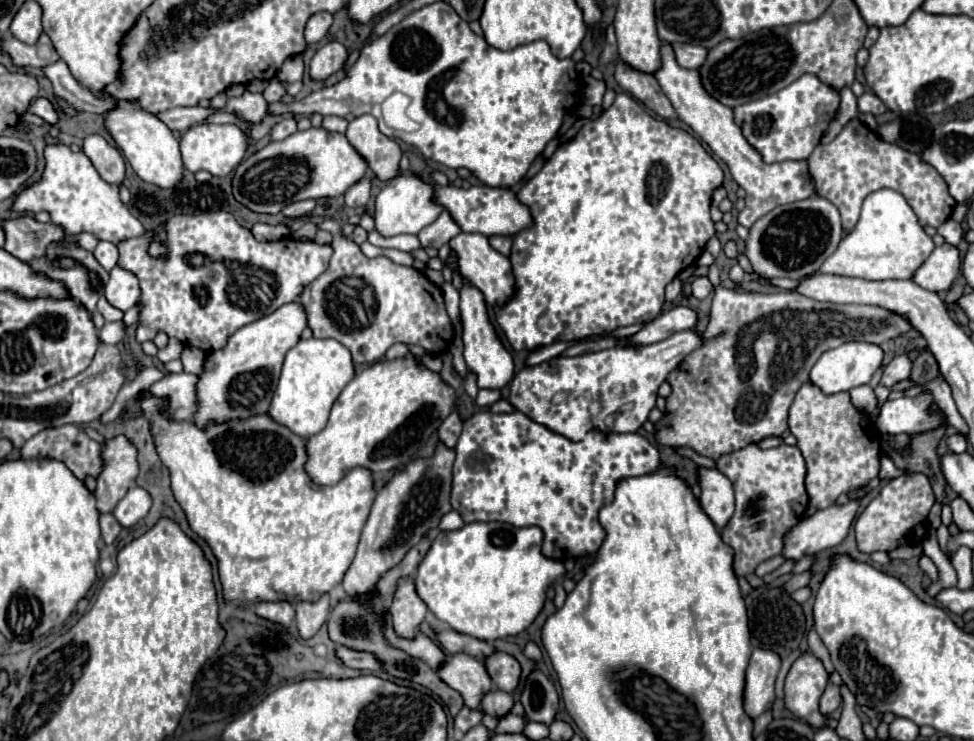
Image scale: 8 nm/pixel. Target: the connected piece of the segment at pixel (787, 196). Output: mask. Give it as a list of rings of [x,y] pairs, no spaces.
[[[662,43],[660,59],[662,59],[662,65],[658,67],[658,71],[654,71],[654,77],[660,83],[664,95],[670,99],[678,117],[684,123],[688,123],[720,159],[724,159],[728,163],[734,181],[742,189],[746,189],[746,207],[738,215],[740,225],[750,227],[756,219],[760,219],[764,213],[772,211],[776,205],[800,201],[800,199],[806,199],[816,193],[812,179],[808,177],[806,161],[782,161],[782,163],[770,163],[770,165],[762,161],[760,153],[756,153],[756,149],[752,149],[752,145],[748,145],[748,141],[744,141],[740,127],[732,121],[732,109],[722,105],[720,101],[716,101],[704,89],[700,73],[696,69],[692,71],[692,69],[684,69],[678,65],[670,43]]]

